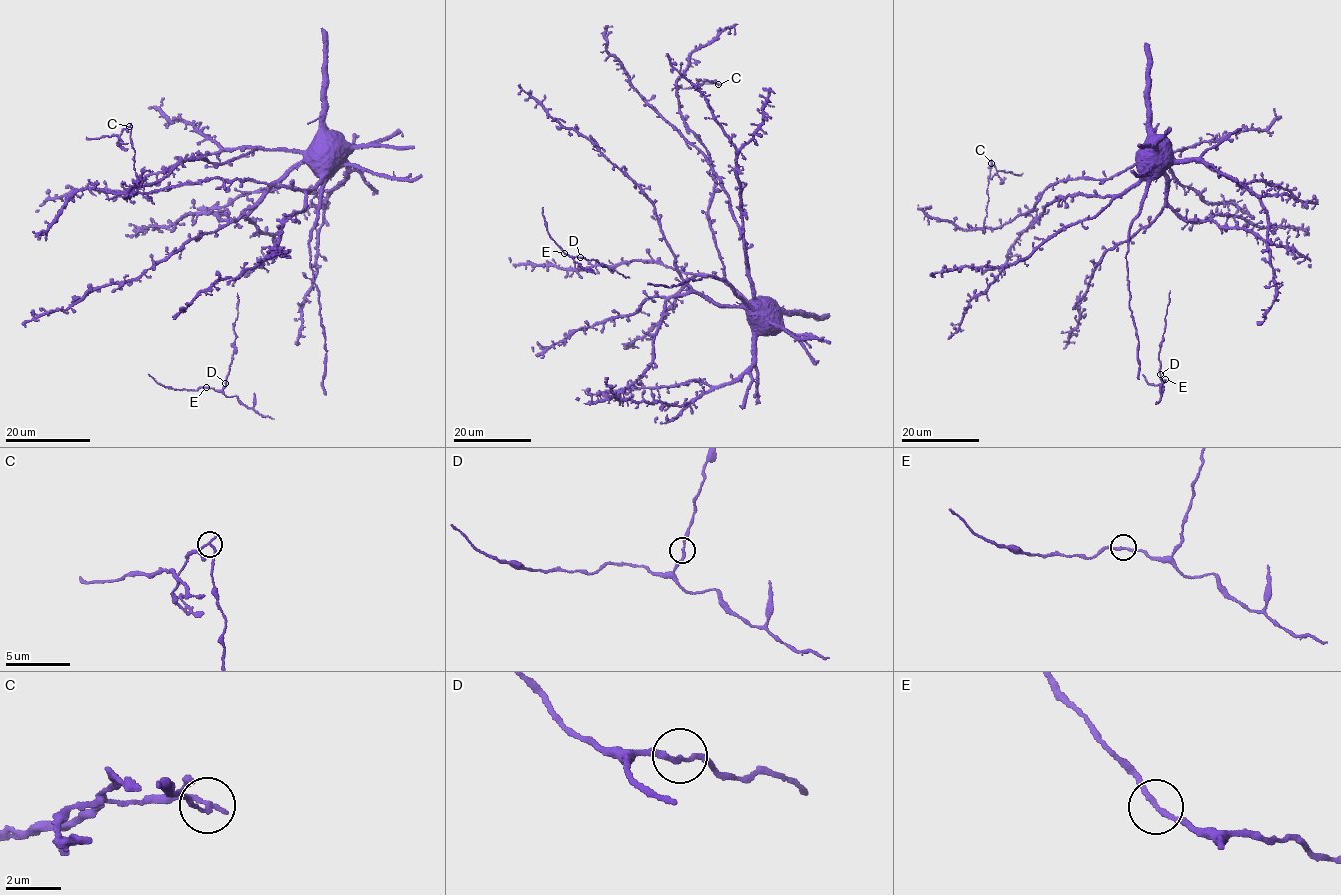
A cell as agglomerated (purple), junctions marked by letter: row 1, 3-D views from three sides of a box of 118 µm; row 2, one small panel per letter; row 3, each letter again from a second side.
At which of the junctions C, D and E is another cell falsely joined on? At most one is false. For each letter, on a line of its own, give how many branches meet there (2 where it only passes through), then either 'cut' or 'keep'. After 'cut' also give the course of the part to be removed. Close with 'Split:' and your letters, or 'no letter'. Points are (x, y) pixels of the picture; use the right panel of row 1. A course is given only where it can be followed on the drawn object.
C: branches 2; cut; course (991, 162), (997, 172), (1023, 173)
D: branches 2; keep
E: branches 2; keep
Split: C

